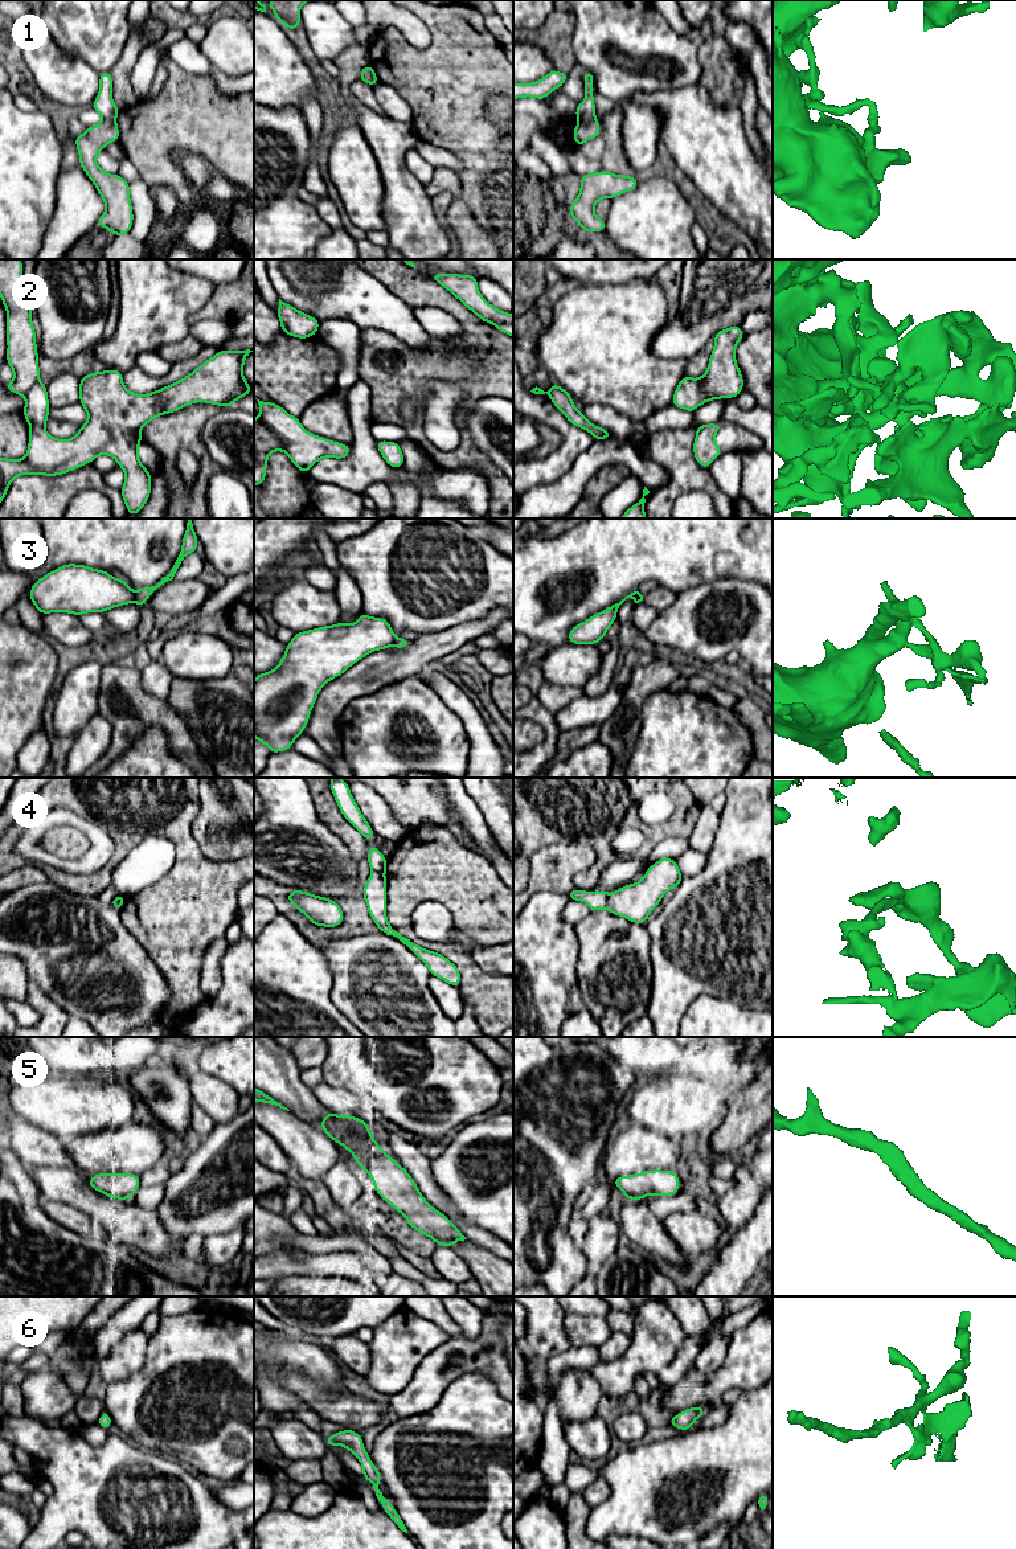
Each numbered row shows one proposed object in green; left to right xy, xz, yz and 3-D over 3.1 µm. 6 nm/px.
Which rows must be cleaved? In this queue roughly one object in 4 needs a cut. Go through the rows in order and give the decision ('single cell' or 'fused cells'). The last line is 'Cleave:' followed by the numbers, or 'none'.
1: fused cells
2: single cell
3: fused cells
4: fused cells
5: single cell
6: single cell
Cleave: 1, 3, 4

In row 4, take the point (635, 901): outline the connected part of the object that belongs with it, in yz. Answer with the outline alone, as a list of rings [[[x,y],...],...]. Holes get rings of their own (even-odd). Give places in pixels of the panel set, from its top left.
[[[659,858],[646,870],[640,881],[609,893],[607,910],[646,926],[647,917],[660,903],[664,894],[677,888],[683,878],[675,858]]]

